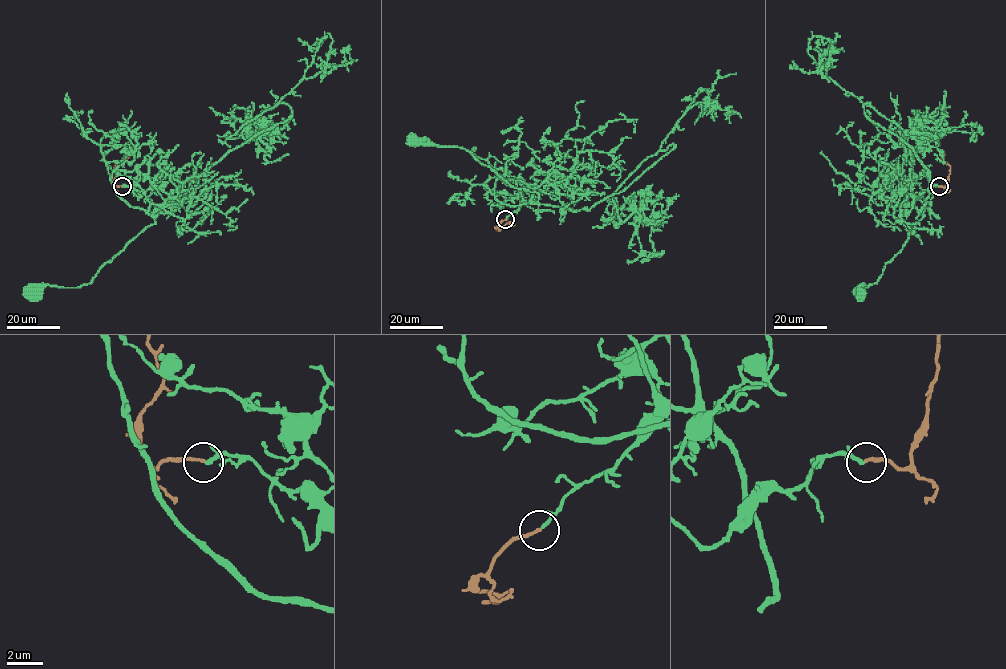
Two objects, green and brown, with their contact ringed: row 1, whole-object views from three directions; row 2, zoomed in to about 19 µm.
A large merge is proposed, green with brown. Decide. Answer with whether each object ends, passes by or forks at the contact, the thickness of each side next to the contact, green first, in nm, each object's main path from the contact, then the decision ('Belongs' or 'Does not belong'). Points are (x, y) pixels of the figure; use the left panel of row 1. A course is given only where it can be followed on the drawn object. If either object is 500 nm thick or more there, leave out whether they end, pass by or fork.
At the ring green passes by. At the ring brown ends. Thickness 150 nm (green) against 170 nm. Course of green: (122, 186), (136, 190), (138, 199), (132, 189), (142, 191), (155, 223), (89, 283), (38, 284), (29, 293). Course of brown: (122, 186), (114, 186), (114, 167), (130, 154). Belongs

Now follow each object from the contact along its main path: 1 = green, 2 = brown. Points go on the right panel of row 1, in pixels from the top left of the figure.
1: (938, 186), (914, 199), (900, 188), (921, 218), (911, 224), (907, 241), (879, 279), (864, 284), (859, 293)
2: (939, 186), (946, 186), (949, 174), (950, 167), (942, 160), (944, 154)

